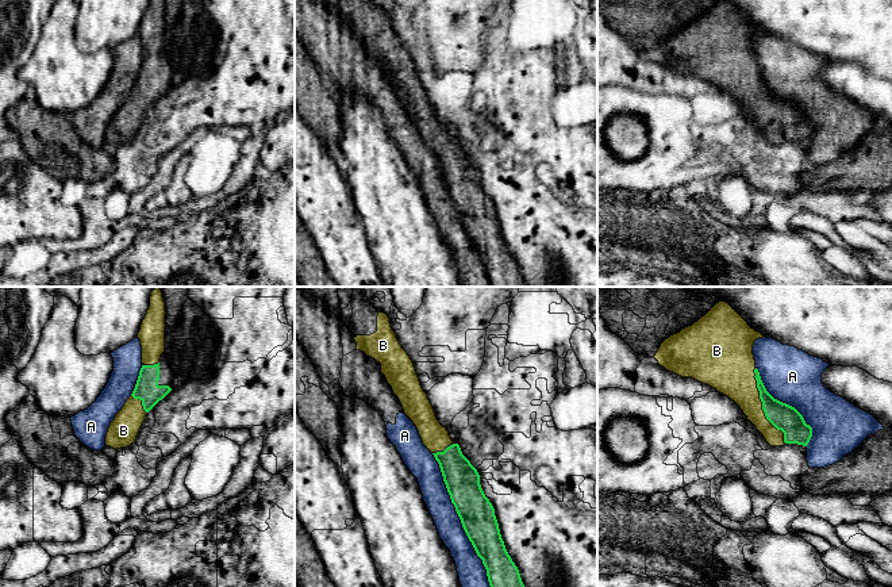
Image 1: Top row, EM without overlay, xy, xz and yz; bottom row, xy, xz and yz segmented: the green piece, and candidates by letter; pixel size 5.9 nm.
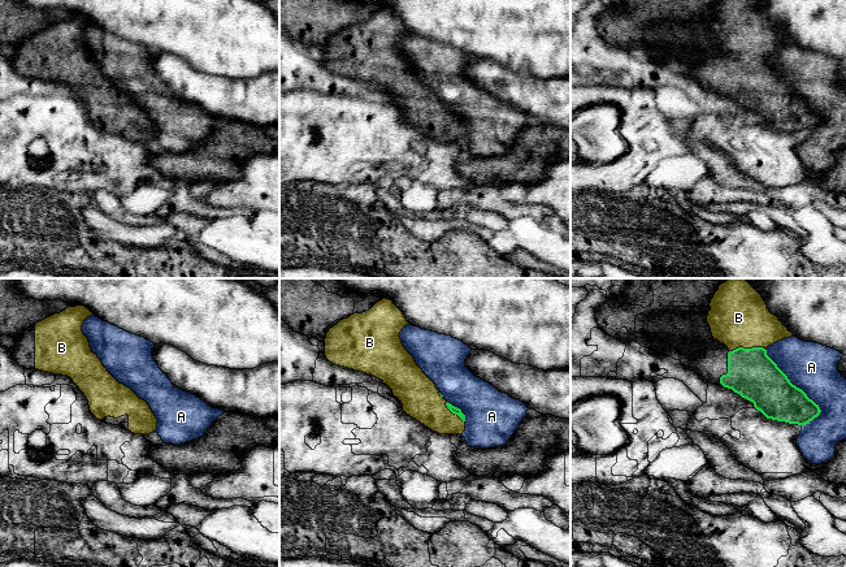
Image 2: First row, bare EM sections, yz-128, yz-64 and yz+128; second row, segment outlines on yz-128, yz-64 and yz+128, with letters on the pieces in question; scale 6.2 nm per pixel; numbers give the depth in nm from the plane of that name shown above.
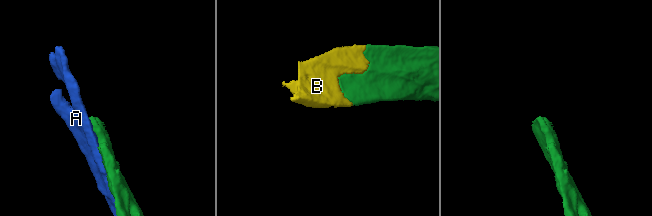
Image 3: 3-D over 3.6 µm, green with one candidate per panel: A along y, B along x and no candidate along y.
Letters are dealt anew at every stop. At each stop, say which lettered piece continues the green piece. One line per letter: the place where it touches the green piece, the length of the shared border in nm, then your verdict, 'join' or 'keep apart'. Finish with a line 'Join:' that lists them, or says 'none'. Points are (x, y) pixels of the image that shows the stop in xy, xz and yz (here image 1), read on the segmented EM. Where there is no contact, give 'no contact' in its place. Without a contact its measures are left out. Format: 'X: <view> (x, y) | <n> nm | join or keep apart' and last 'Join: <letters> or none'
A: xz (460, 518) | 850 nm | keep apart
B: yz (762, 406) | 480 nm | join
Join: B

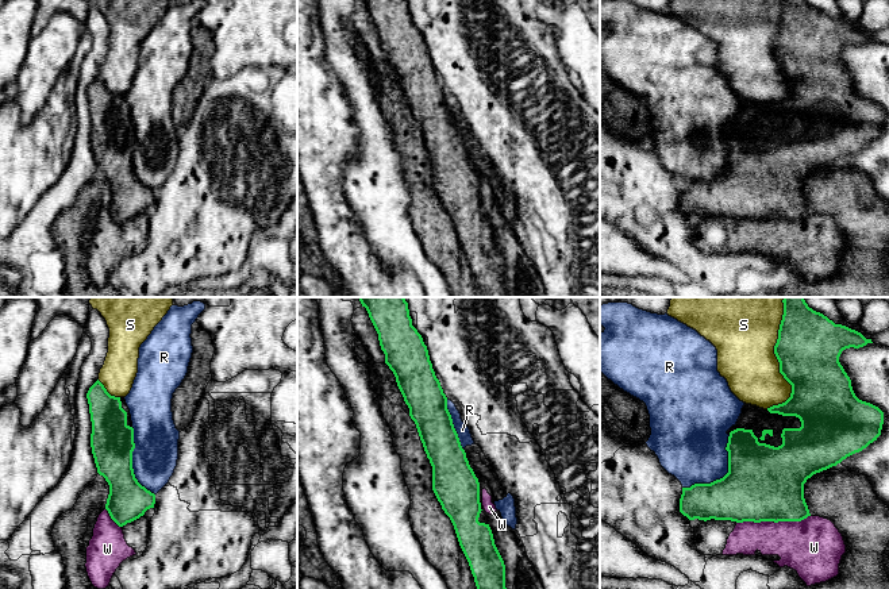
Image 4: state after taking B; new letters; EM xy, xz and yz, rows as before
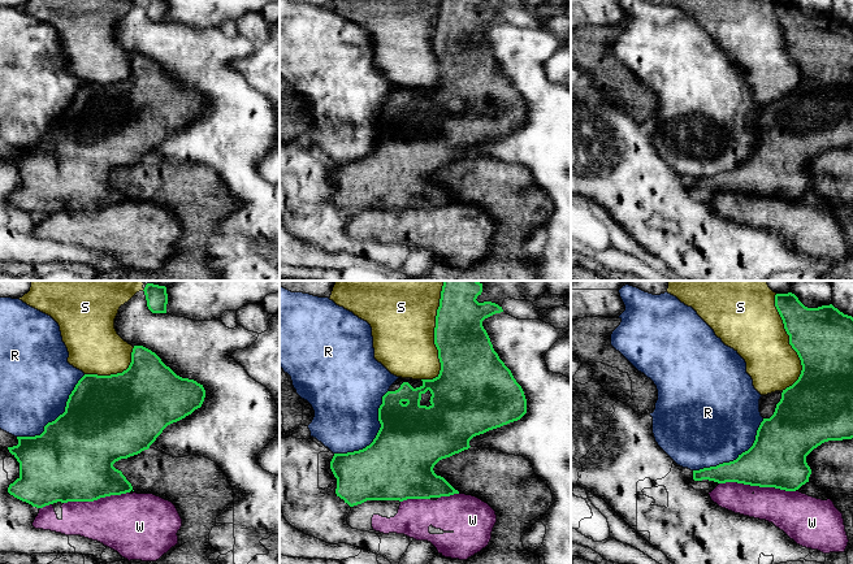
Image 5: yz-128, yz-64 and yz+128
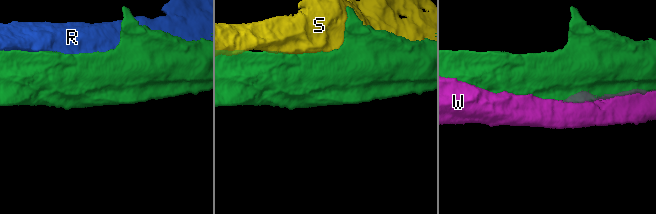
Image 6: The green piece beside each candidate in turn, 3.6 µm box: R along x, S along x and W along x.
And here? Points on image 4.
R: yz (724, 476) | 420 nm | keep apart
S: yz (777, 358) | 650 nm | keep apart
W: yz (773, 520) | 440 nm | keep apart
Join: none

